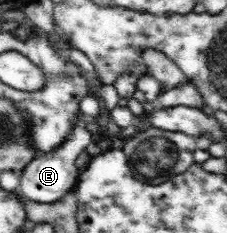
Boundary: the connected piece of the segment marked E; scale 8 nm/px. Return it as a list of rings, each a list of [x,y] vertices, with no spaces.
[[[78,108],[74,126],[70,128],[66,140],[62,144],[58,144],[54,150],[38,155],[22,172],[19,172],[20,186],[18,194],[22,198],[40,204],[51,204],[53,201],[61,200],[66,194],[74,192],[80,174],[80,170],[75,166],[76,160],[88,144],[92,142],[93,133],[87,129],[90,122],[85,120],[85,117],[86,115]]]

